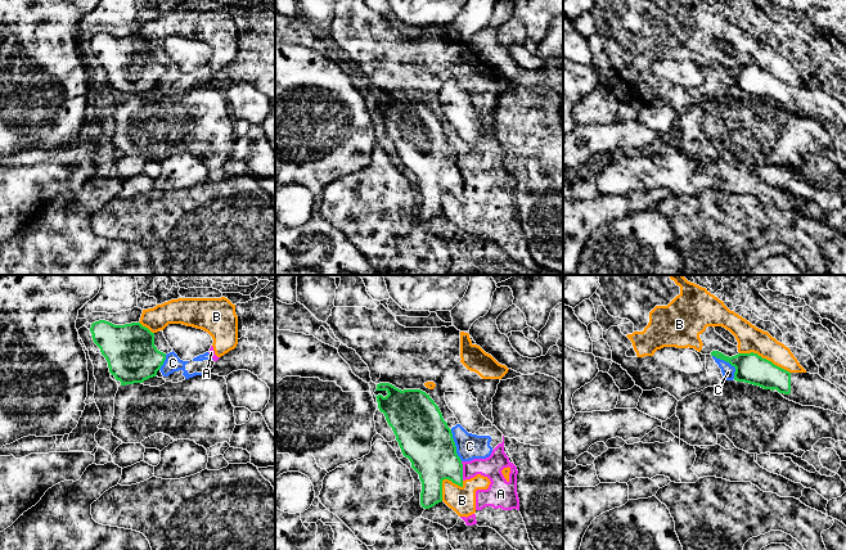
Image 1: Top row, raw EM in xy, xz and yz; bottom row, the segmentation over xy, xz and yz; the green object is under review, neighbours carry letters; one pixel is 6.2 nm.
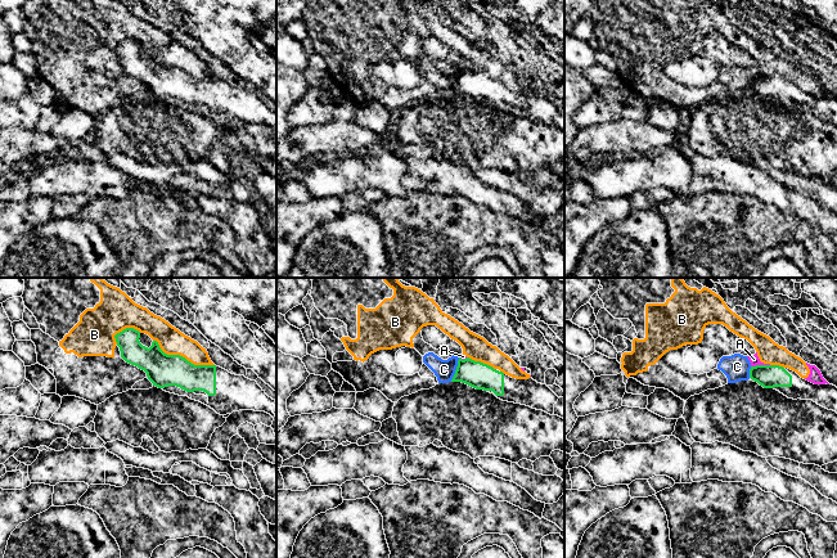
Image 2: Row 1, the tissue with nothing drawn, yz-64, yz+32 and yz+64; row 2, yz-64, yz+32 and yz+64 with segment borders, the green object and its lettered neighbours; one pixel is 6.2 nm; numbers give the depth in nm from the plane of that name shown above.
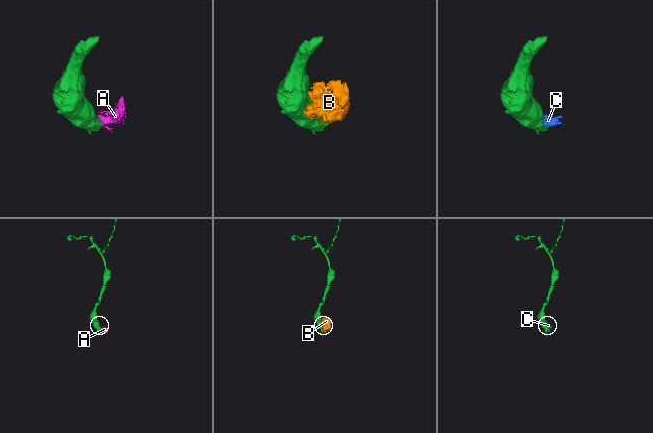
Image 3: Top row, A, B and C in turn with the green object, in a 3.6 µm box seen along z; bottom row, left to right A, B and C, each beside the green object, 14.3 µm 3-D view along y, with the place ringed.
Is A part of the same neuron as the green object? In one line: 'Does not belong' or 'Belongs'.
Does not belong

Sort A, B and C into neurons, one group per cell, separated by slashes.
A B C

